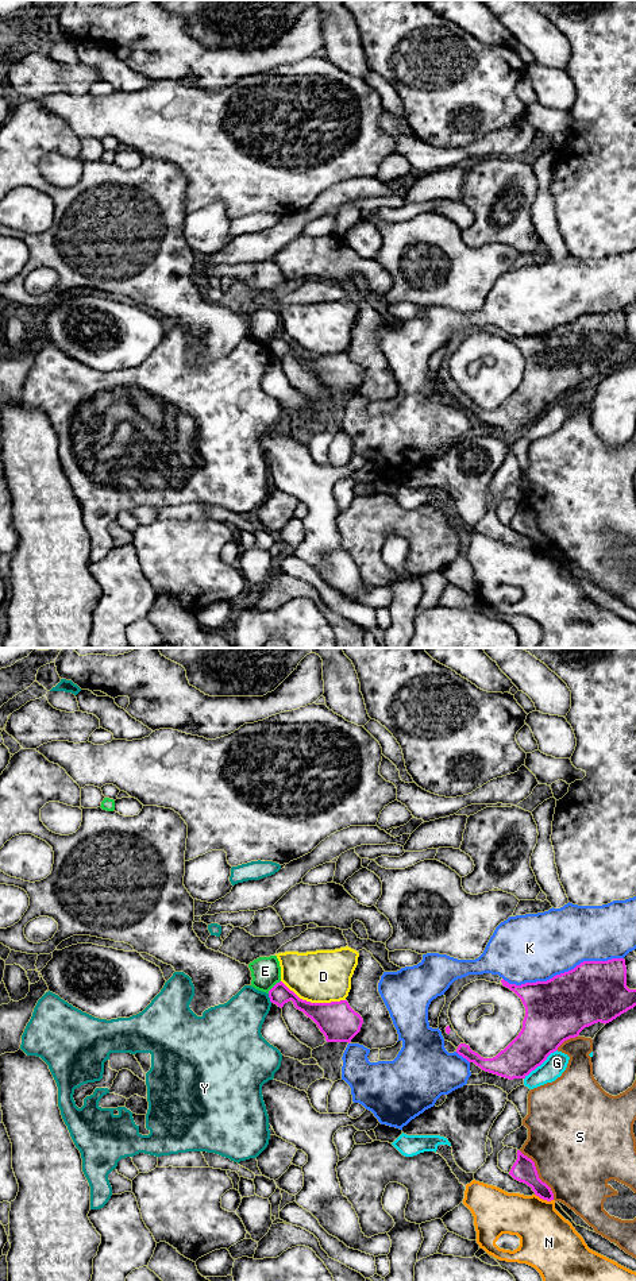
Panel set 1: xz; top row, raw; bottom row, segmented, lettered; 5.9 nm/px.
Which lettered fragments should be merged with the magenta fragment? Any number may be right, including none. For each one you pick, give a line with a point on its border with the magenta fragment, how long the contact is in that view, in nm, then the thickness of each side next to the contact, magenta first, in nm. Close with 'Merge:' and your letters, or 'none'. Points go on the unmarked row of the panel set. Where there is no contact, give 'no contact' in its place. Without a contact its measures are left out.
Merge: none

